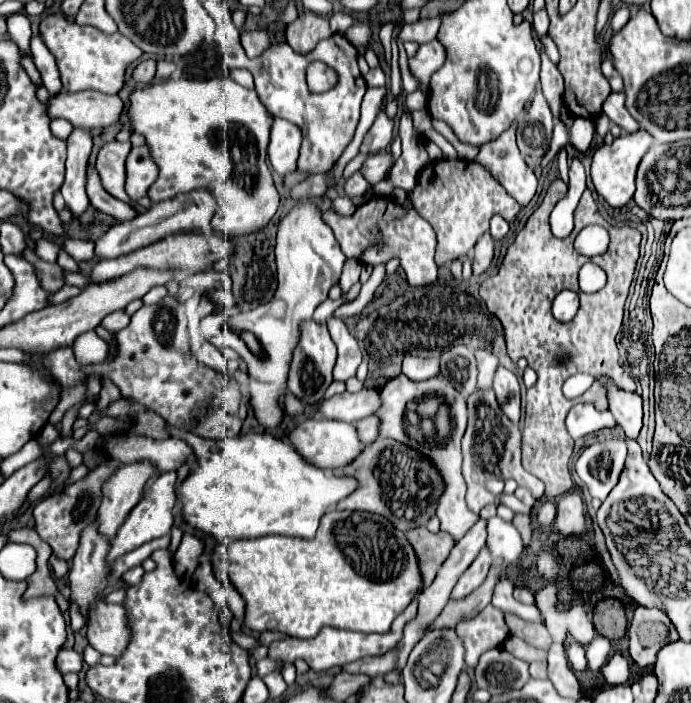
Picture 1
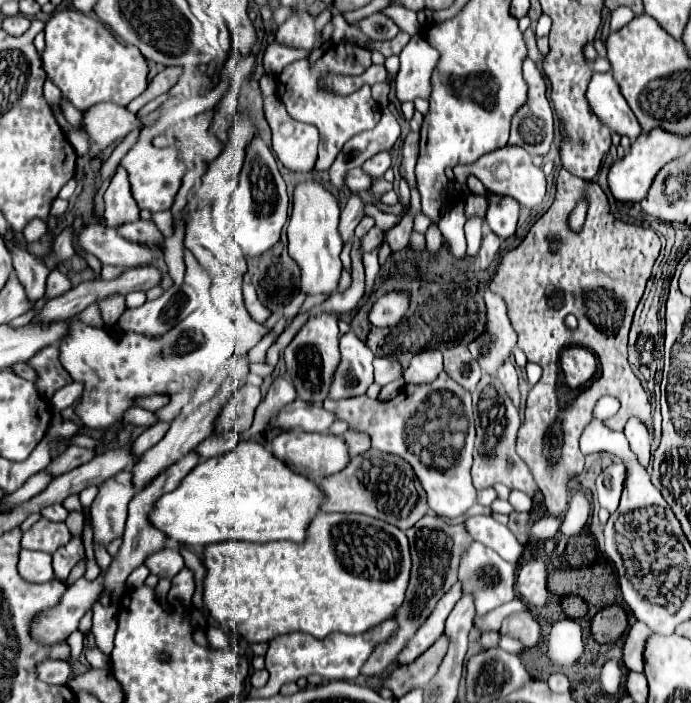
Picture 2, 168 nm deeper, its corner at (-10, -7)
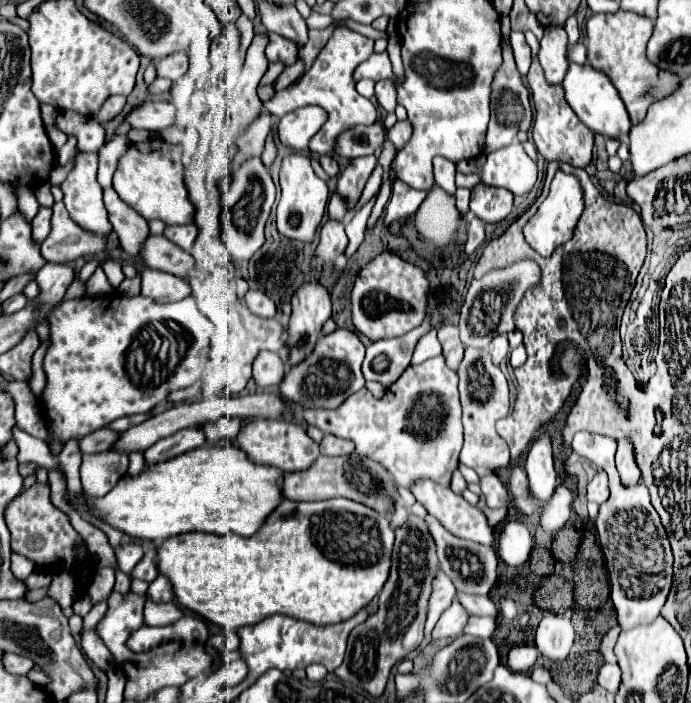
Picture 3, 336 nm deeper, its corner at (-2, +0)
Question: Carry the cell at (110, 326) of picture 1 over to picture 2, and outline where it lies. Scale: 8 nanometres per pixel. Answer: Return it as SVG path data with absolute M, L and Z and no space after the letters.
M115 296L115 298L105 298L101 304L101 316L107 326L113 326L119 322L123 312L127 310L125 306L125 296Z

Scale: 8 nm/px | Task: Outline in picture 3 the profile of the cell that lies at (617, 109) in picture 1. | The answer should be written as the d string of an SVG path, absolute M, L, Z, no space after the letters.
M569 63L567 75L563 79L563 89L565 89L565 97L569 99L569 107L591 131L613 139L619 139L621 135L629 133L631 121L629 121L627 109L623 107L623 101L619 99L619 93L615 91L615 87L609 83L607 75L595 71L589 63L585 65Z

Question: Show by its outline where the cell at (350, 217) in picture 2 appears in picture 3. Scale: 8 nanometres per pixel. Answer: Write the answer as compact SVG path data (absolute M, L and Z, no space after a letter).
M327 221L321 229L321 241L317 245L315 257L321 263L331 263L337 269L341 269L345 261L345 249L347 249L347 235L341 221Z

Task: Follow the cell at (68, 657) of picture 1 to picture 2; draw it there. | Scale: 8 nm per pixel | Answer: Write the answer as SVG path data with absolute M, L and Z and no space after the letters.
M47 660L37 666L39 680L47 684L67 684L73 678L73 664L61 660Z

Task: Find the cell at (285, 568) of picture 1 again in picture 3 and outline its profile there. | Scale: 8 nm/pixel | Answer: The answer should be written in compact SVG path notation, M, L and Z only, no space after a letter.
M283 499L269 513L263 527L251 537L181 533L155 547L157 569L171 583L177 603L203 619L235 631L243 625L255 625L267 615L289 615L315 625L341 623L365 607L387 581L395 533L387 517L351 499L327 499L317 503L297 503Z

